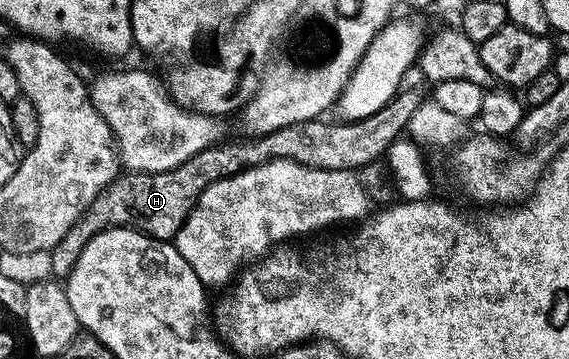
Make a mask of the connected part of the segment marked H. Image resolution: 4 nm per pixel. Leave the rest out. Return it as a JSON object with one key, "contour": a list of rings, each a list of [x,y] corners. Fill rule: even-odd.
{"contour":[[[399,89],[391,102],[371,118],[359,122],[339,121],[339,126],[329,126],[326,120],[297,122],[288,128],[277,130],[265,138],[251,141],[251,146],[224,146],[211,148],[189,158],[182,166],[159,174],[119,173],[112,184],[108,184],[92,200],[92,204],[82,213],[80,220],[64,232],[64,240],[49,251],[50,270],[55,279],[64,280],[72,272],[80,252],[100,232],[111,230],[113,226],[129,226],[149,234],[155,240],[172,240],[182,230],[186,217],[194,211],[198,198],[218,178],[227,178],[239,170],[259,162],[269,162],[272,158],[287,158],[312,168],[321,170],[361,171],[361,166],[370,166],[374,161],[385,159],[386,151],[397,138],[407,133],[412,115],[424,100],[418,90]]]}

